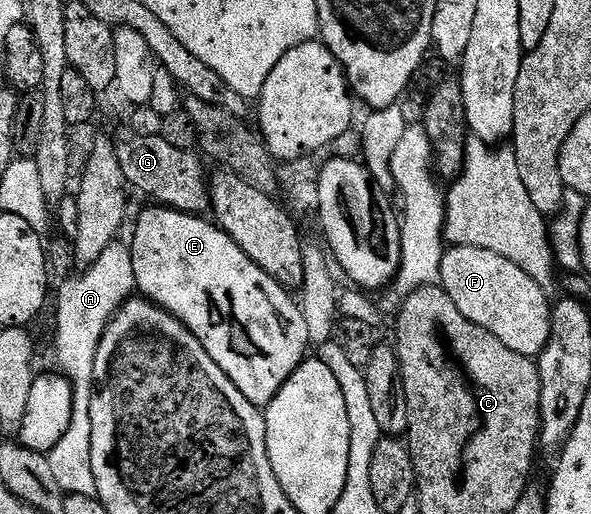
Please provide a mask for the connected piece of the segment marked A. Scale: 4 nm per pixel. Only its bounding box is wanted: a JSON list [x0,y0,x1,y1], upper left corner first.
[47,241,137,497]

